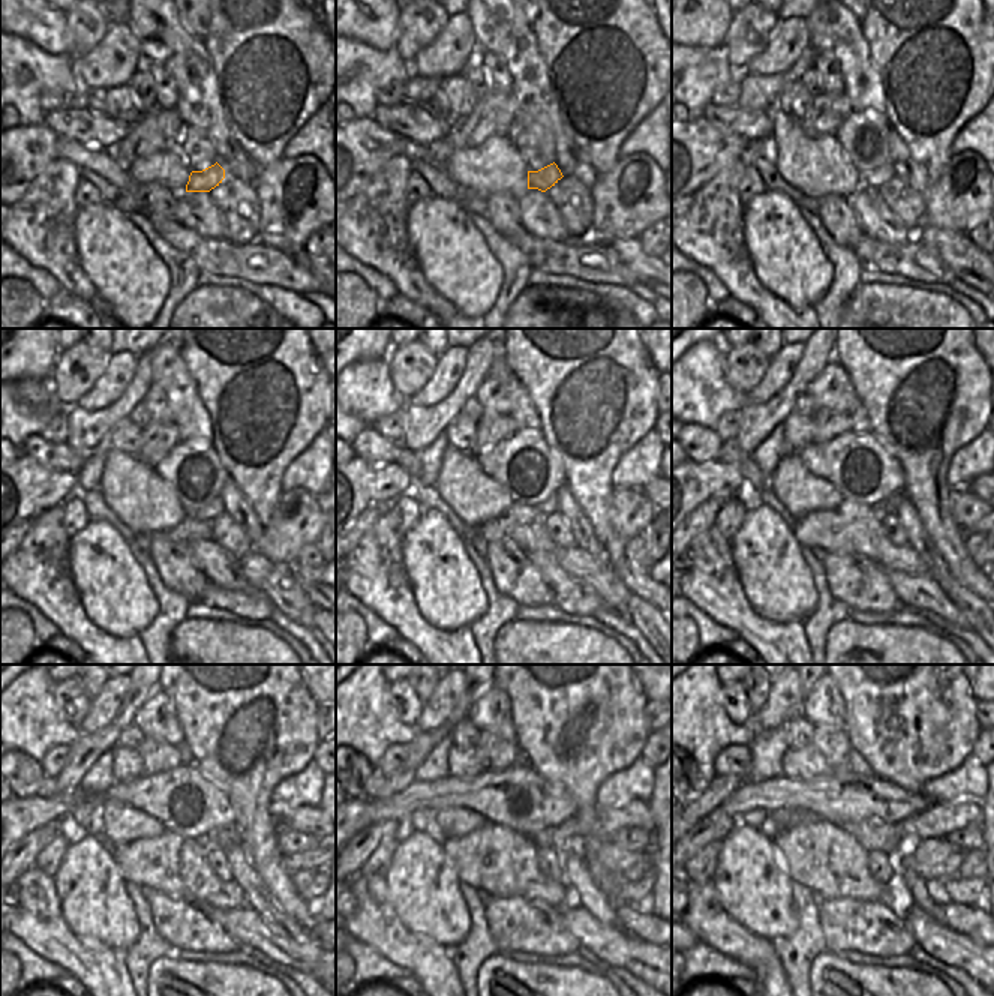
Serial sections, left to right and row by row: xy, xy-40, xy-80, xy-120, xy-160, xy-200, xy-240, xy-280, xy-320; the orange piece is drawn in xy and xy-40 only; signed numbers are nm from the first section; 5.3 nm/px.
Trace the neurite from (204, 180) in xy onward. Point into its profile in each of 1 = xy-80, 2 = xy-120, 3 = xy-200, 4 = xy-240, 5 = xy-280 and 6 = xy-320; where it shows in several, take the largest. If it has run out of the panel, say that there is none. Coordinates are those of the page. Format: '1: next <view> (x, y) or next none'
1: next xy-80 (876, 179)
2: next xy-120 (215, 507)
3: next xy-200 (889, 504)
4: next xy-240 (224, 837)
5: next xy-280 (564, 836)
6: next xy-320 (937, 819)

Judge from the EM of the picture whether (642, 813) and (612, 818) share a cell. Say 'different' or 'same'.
same

